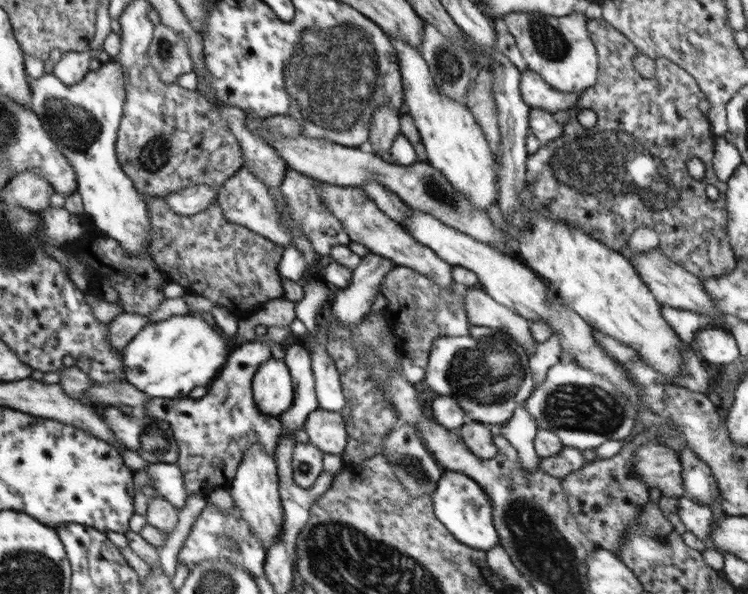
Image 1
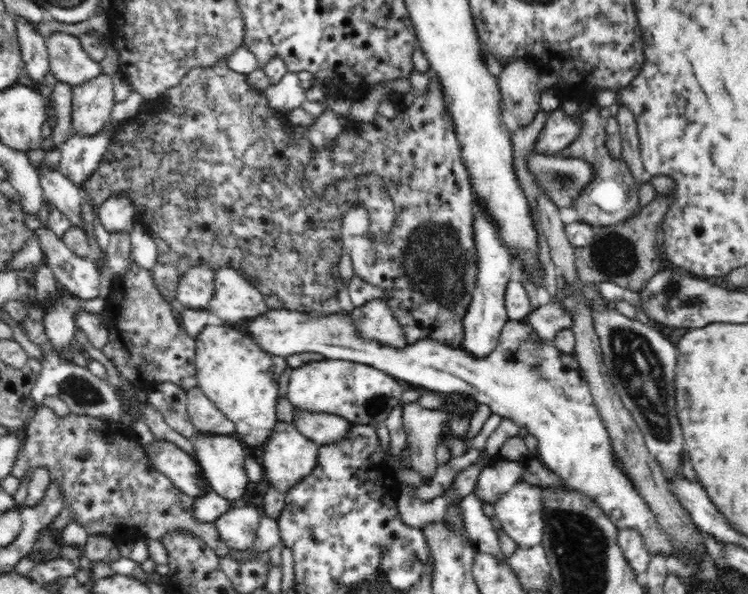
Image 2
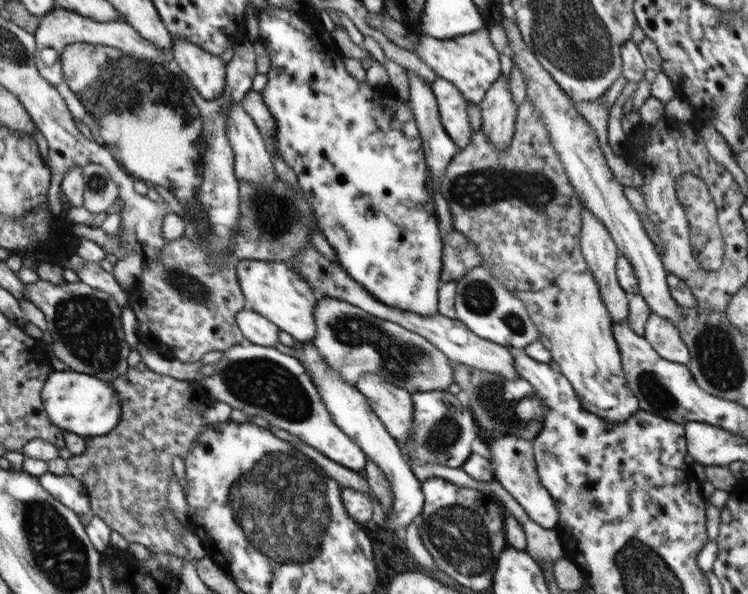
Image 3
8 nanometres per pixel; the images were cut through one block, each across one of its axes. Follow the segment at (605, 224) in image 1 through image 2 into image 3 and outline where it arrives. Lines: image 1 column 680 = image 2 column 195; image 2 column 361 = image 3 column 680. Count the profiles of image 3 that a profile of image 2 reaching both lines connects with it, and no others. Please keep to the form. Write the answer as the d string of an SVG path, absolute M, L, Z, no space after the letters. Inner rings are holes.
M685 173L675 181L677 200L687 217L688 237L691 251L698 264L706 271L718 271L723 264L724 239L721 227L717 224L717 209L707 185L694 174Z

